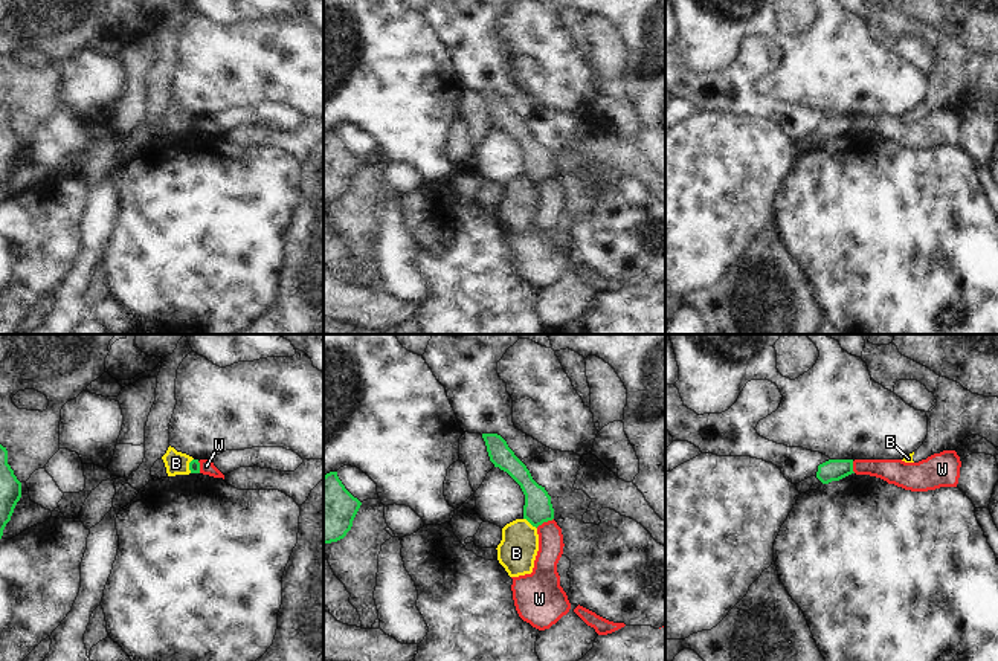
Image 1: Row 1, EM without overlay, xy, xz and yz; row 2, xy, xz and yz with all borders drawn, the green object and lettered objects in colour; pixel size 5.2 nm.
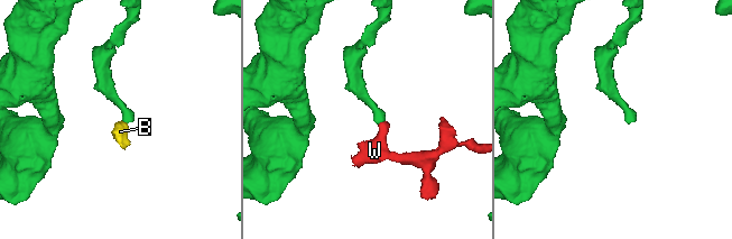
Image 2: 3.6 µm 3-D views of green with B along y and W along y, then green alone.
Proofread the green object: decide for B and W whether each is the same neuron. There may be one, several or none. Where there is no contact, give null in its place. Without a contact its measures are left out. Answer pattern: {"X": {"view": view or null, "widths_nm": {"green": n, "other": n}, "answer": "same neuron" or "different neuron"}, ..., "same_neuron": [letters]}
{"B": {"view": "xz", "widths_nm": {"green": 150, "other": 200}, "answer": "different neuron"}, "W": {"view": "xz", "widths_nm": {"green": 150, "other": 130}, "answer": "different neuron"}, "same_neuron": []}

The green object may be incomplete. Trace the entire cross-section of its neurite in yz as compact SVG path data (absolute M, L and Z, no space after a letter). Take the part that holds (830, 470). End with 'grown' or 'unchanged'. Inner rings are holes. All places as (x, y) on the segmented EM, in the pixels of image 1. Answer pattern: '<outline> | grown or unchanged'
M829 459L818 466L816 478L823 484L839 481L853 472L853 459Z | unchanged

